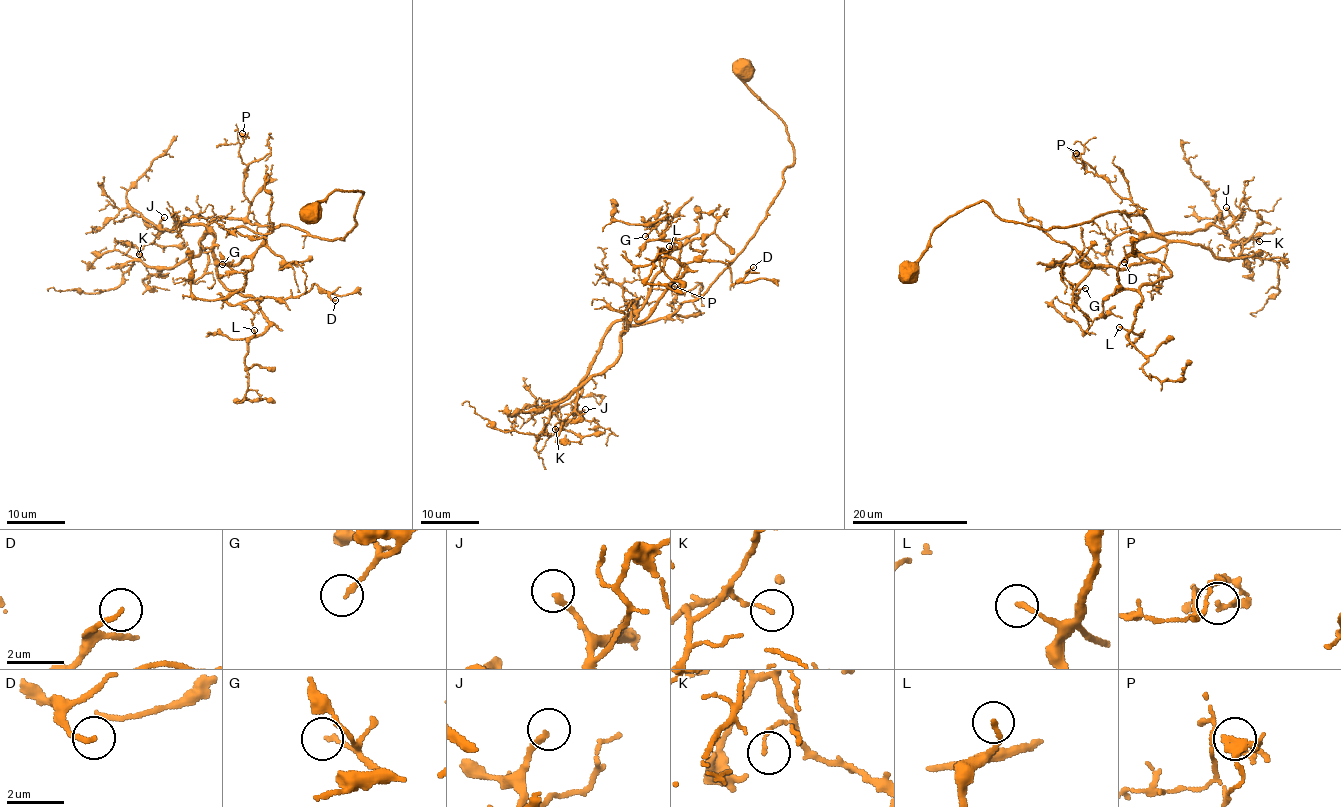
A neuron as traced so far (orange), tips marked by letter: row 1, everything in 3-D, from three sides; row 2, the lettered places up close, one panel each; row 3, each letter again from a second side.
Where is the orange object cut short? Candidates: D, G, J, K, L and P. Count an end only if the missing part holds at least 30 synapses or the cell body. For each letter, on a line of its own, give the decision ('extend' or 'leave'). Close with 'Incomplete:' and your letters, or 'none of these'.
D: leave
G: leave
J: leave
K: leave
L: leave
P: leave
Incomplete: none of these

